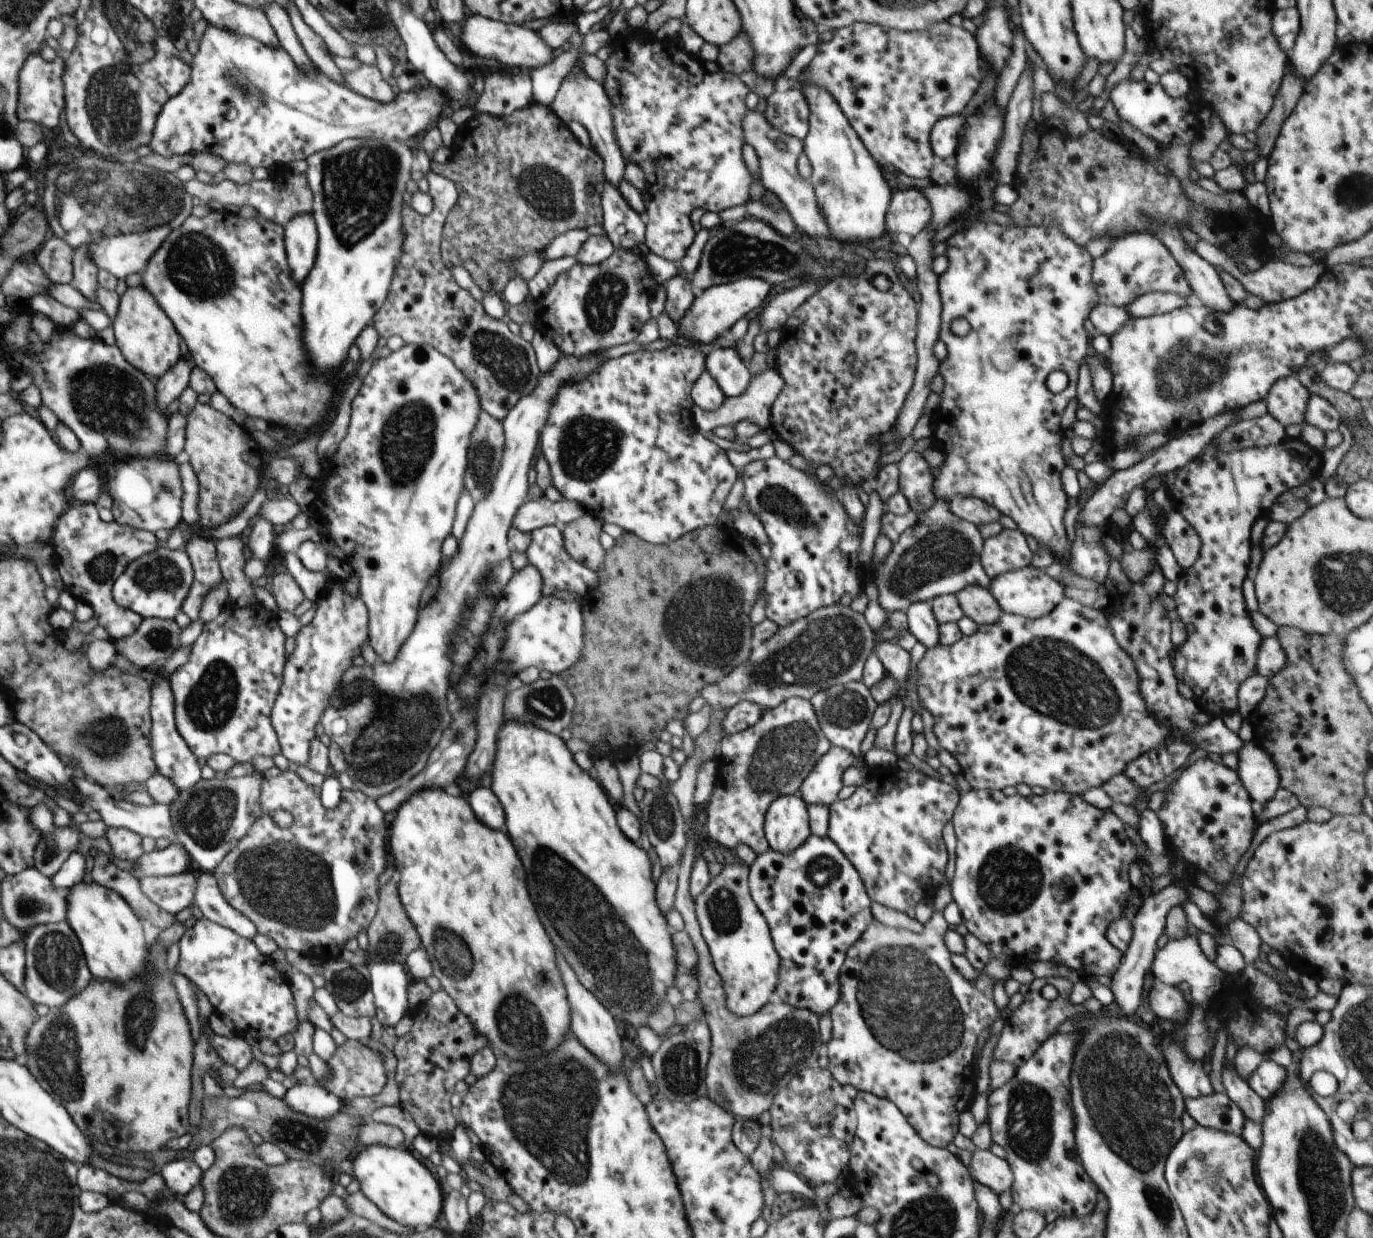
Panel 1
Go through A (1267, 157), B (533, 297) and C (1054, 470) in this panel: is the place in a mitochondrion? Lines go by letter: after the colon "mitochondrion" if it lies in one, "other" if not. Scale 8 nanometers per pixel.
A: other
B: other
C: other

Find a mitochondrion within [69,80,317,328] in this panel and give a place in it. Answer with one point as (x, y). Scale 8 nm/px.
(200, 267)

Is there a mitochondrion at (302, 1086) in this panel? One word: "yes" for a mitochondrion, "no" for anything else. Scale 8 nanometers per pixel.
no

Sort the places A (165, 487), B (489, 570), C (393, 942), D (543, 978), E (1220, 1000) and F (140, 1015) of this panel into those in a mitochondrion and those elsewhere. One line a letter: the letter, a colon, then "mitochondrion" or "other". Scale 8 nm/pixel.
A: mitochondrion
B: mitochondrion
C: mitochondrion
D: mitochondrion
E: other
F: mitochondrion

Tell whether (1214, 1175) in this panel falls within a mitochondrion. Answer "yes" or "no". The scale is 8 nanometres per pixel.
yes

